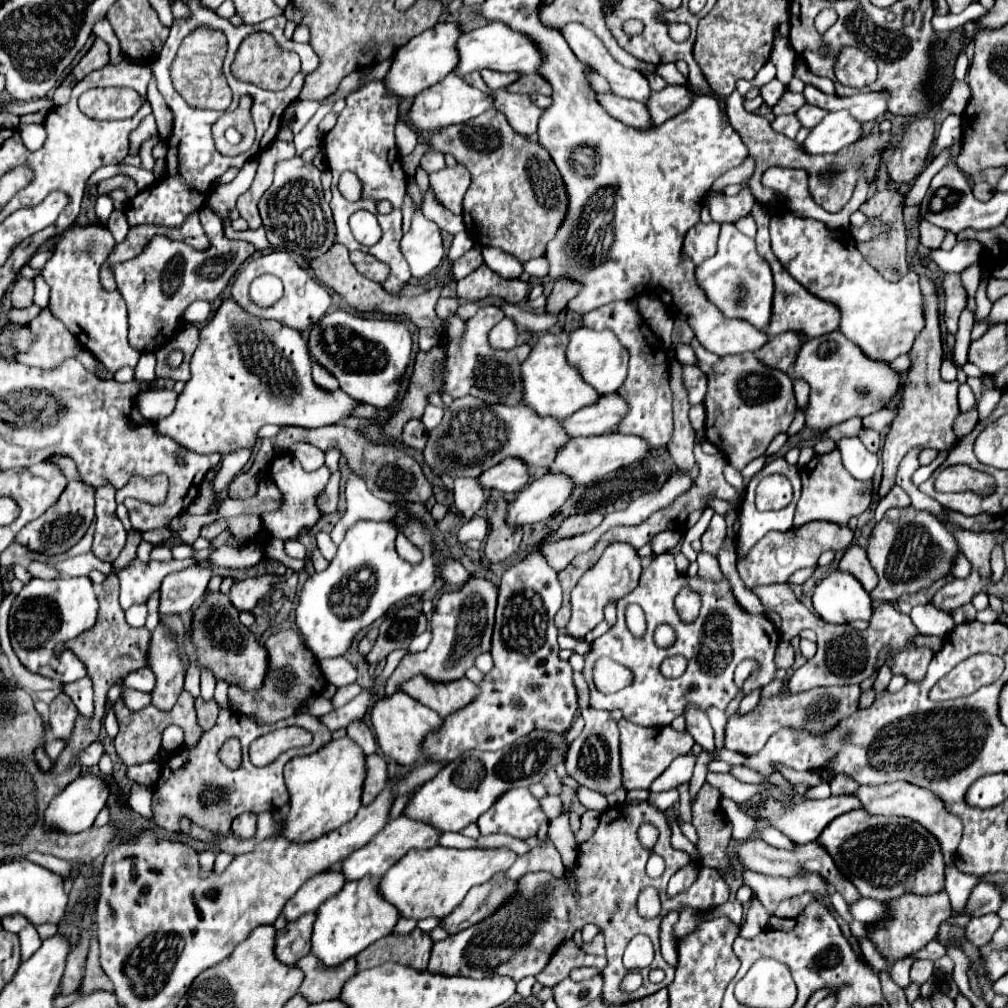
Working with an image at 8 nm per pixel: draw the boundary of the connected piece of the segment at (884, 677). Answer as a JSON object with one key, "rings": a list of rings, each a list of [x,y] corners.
{"rings":[[[883,666],[883,668],[879,670],[879,676],[877,676],[875,684],[873,684],[873,690],[875,690],[875,694],[881,694],[881,692],[887,688],[889,680],[891,680],[891,672],[887,670],[887,666]]]}

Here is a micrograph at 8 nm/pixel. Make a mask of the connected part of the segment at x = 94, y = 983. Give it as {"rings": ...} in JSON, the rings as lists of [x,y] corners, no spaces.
{"rings":[[[95,938],[91,940],[91,950],[87,956],[87,966],[85,966],[85,974],[83,974],[83,986],[79,992],[85,990],[95,990],[95,988],[103,988],[103,990],[113,990],[111,988],[111,980],[107,978],[107,974],[101,970],[99,966],[99,944],[95,942]]]}

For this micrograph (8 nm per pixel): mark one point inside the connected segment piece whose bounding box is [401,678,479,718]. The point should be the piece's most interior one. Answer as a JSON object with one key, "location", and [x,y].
{"location":[445,700]}

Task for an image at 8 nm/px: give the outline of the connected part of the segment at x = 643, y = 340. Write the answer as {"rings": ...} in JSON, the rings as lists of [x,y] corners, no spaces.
{"rings":[[[611,302],[597,310],[591,310],[583,316],[583,326],[593,330],[609,328],[613,330],[623,346],[627,346],[629,358],[629,374],[619,392],[629,402],[629,414],[619,422],[617,430],[623,434],[639,434],[647,438],[653,448],[667,446],[673,436],[673,416],[671,416],[671,390],[669,390],[669,368],[665,362],[665,350],[661,340],[653,336],[653,332],[645,326],[641,316],[629,306],[629,302]]]}

